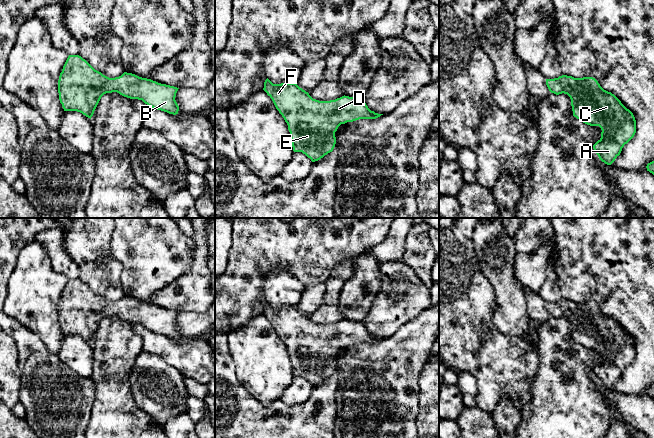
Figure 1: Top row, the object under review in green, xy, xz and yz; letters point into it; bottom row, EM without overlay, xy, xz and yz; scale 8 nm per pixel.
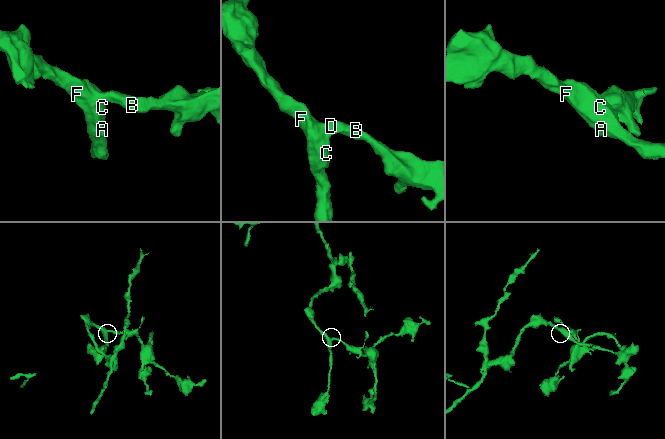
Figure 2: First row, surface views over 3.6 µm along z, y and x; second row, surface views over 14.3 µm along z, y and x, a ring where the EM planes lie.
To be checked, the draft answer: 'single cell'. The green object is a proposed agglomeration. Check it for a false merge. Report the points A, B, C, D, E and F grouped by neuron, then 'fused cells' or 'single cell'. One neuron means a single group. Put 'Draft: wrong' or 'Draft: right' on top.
Draft: right
A B C D E F | single cell

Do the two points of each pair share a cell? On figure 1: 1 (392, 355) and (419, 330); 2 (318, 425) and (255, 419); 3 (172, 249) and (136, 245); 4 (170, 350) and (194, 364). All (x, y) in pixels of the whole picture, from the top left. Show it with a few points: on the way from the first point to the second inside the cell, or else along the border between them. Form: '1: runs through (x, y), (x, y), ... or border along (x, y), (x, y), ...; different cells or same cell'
1: runs through (399, 350), (412, 337); same cell
2: runs through (302, 425), (271, 425); same cell
3: runs through (163, 250), (153, 250), (148, 245), (145, 245); same cell
4: runs through (176, 352), (188, 358); same cell

